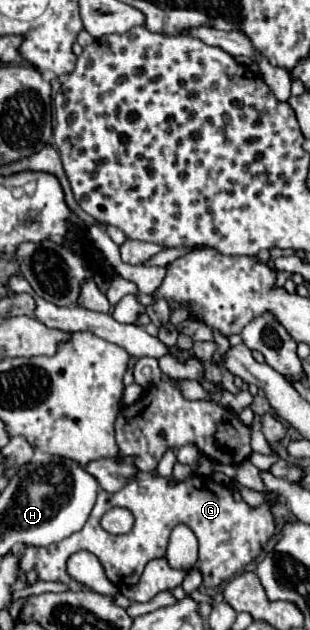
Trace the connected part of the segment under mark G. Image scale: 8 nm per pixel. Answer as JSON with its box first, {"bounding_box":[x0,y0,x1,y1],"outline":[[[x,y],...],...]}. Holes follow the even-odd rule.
{"bounding_box":[19,471,261,589],"outline":[[[139,471],[121,491],[117,493],[107,493],[99,491],[97,493],[97,503],[85,523],[85,527],[79,533],[73,533],[71,537],[65,537],[63,541],[49,545],[49,547],[31,547],[27,545],[23,555],[19,557],[19,567],[27,573],[35,569],[39,573],[39,579],[43,581],[61,581],[61,583],[71,583],[71,577],[67,577],[67,557],[71,557],[77,551],[89,551],[93,553],[105,573],[107,579],[117,585],[119,589],[131,587],[139,583],[139,577],[143,575],[143,569],[147,561],[153,561],[155,557],[163,557],[167,543],[169,543],[169,533],[173,531],[175,525],[187,525],[195,533],[199,541],[199,573],[203,575],[203,587],[217,587],[219,583],[235,577],[247,563],[251,563],[257,553],[261,551],[261,545],[255,547],[255,541],[247,539],[247,543],[241,543],[241,553],[235,553],[235,543],[223,529],[237,529],[237,523],[251,523],[257,521],[253,519],[253,507],[249,507],[243,499],[237,501],[233,493],[219,483],[213,483],[211,477],[201,477],[201,475],[191,475],[183,481],[171,481],[169,477],[161,477],[157,473],[143,473]],[[113,507],[125,507],[133,513],[135,525],[129,533],[125,535],[111,535],[107,533],[99,521],[105,511]]]}

